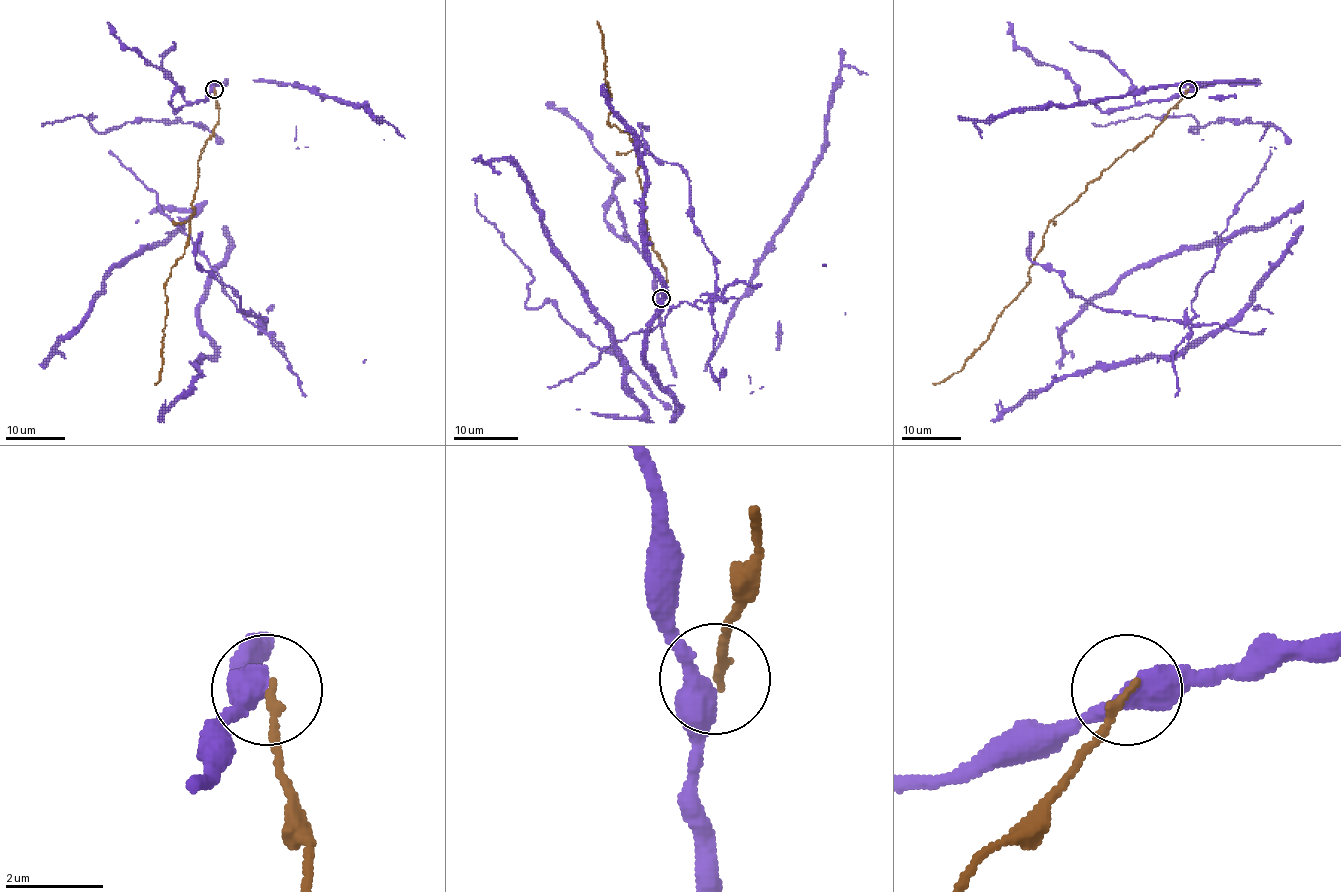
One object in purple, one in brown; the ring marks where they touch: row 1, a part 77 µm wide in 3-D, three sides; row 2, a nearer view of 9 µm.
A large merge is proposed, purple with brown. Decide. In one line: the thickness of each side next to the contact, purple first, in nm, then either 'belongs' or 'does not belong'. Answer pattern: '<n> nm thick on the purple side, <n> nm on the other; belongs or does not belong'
440 nm thick on the purple side, 170 nm on the other; does not belong

